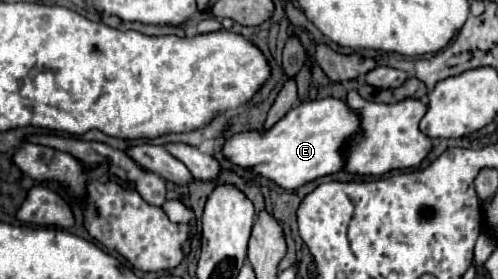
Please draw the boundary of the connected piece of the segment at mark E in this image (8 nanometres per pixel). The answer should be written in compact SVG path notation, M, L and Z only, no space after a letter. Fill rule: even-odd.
M324 98L308 100L294 106L278 124L266 132L244 132L230 138L224 146L224 156L234 164L252 168L258 176L264 176L286 190L294 190L310 180L336 174L346 166L346 144L358 134L362 118L344 100Z

